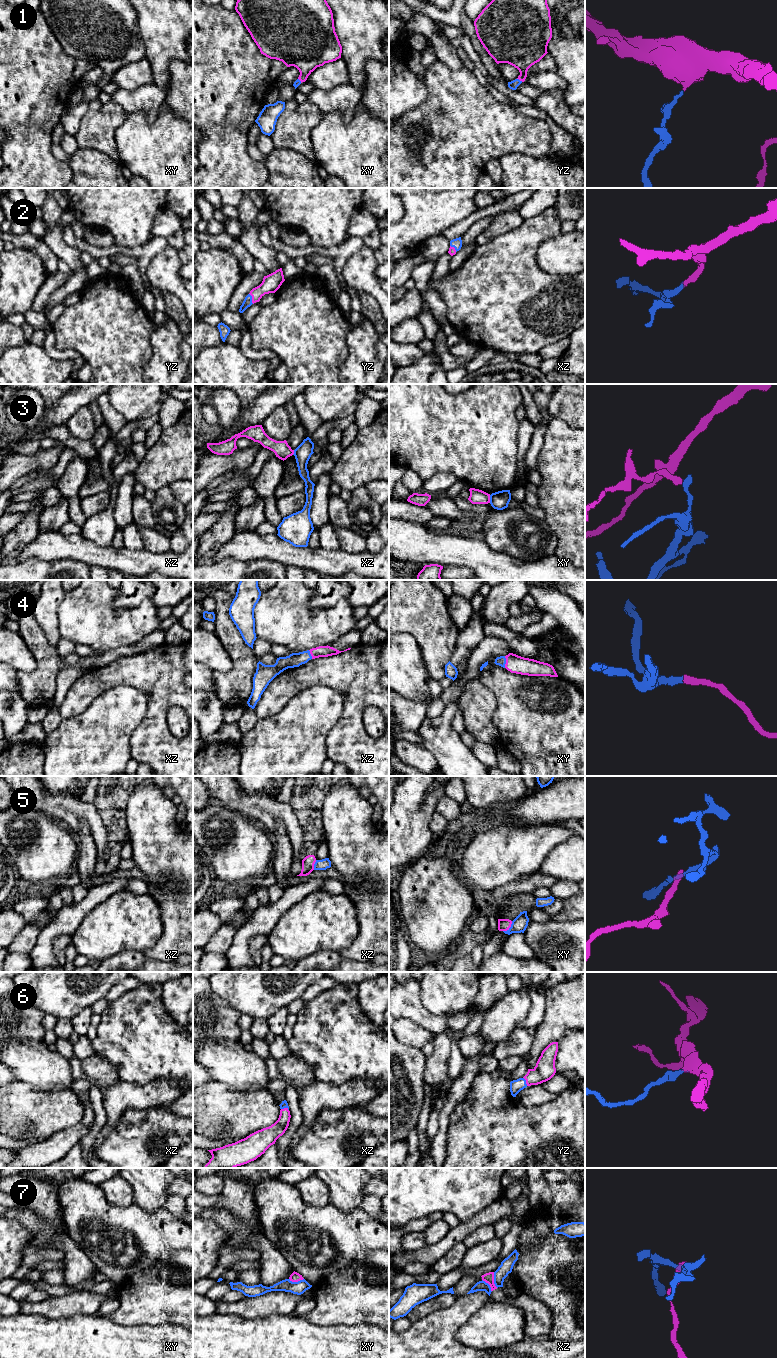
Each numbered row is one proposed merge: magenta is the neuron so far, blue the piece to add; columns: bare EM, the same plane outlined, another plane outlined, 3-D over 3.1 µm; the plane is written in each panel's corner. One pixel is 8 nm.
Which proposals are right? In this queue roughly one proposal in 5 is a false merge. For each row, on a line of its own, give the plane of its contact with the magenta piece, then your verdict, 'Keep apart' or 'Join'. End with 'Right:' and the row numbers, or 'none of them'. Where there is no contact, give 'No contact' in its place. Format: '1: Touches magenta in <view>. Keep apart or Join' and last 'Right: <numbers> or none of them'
1: Touches magenta in yz. Join
2: Touches magenta in yz. Join
3: Touches magenta in xy. Keep apart
4: Touches magenta in xy. Join
5: Touches magenta in xy. Keep apart
6: Touches magenta in xz. Join
7: Touches magenta in xy. Keep apart
Right: 1, 2, 4, 6

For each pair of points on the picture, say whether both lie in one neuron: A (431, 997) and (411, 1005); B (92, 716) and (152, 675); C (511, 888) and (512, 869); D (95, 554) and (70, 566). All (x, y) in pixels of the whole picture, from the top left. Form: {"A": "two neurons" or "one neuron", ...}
{"A": "two neurons", "B": "two neurons", "C": "two neurons", "D": "two neurons"}

